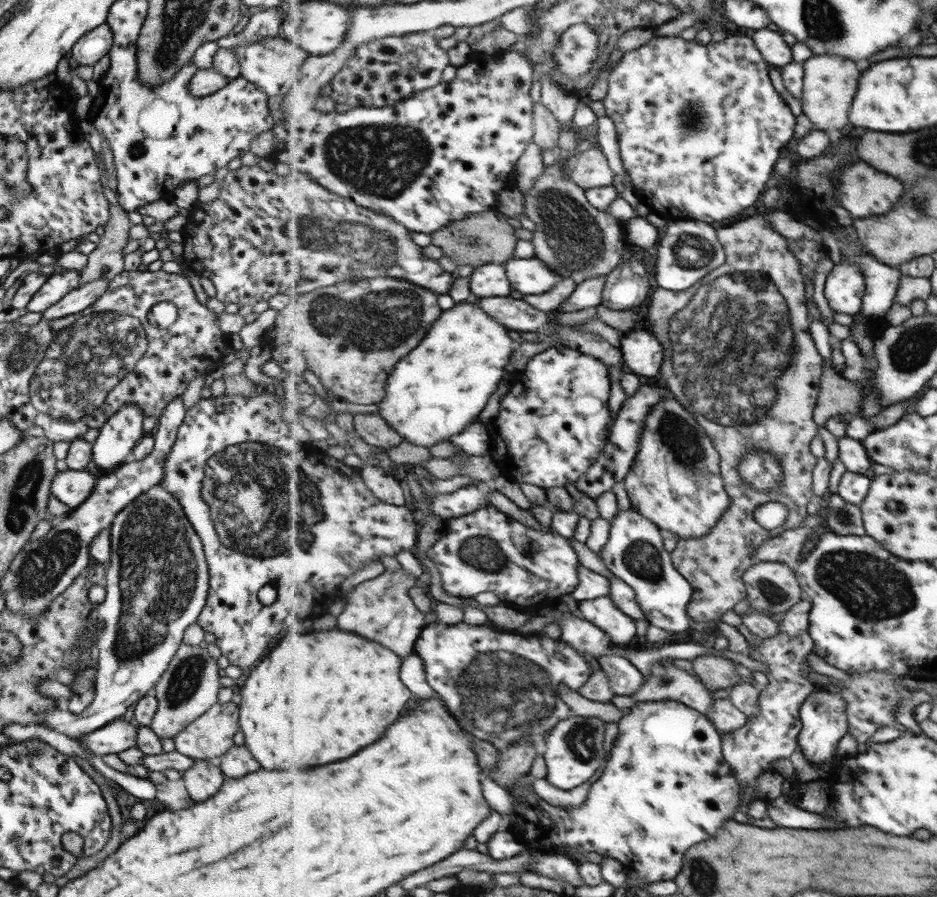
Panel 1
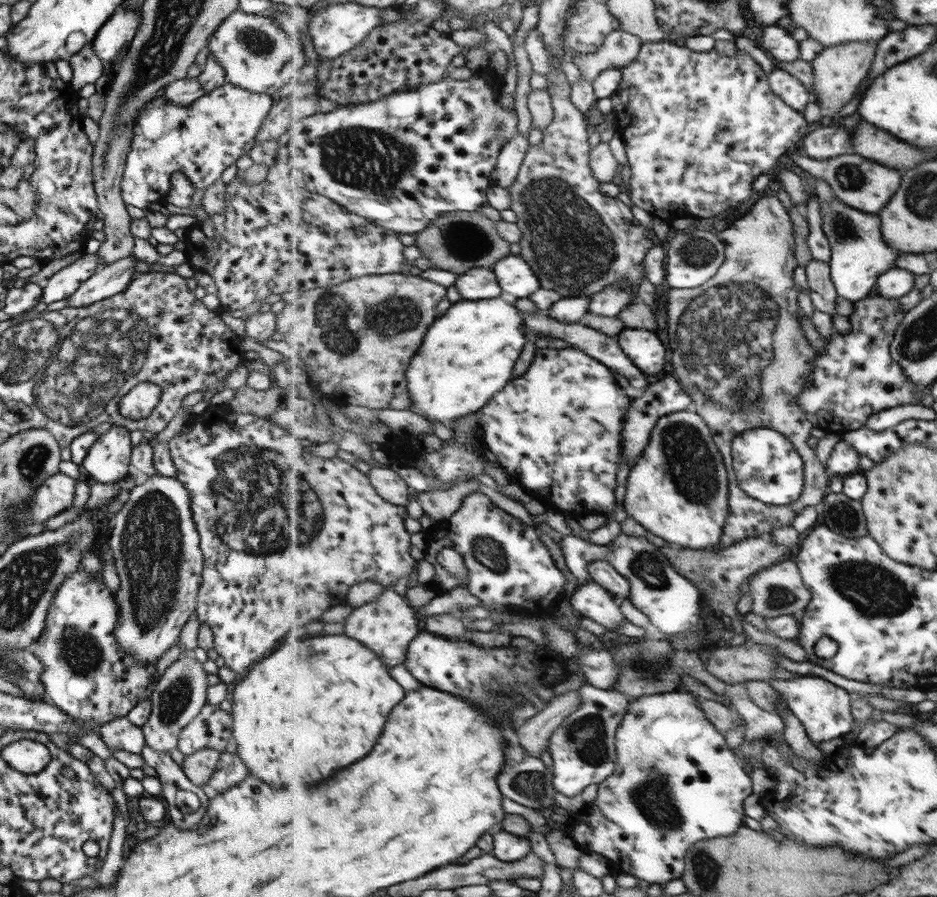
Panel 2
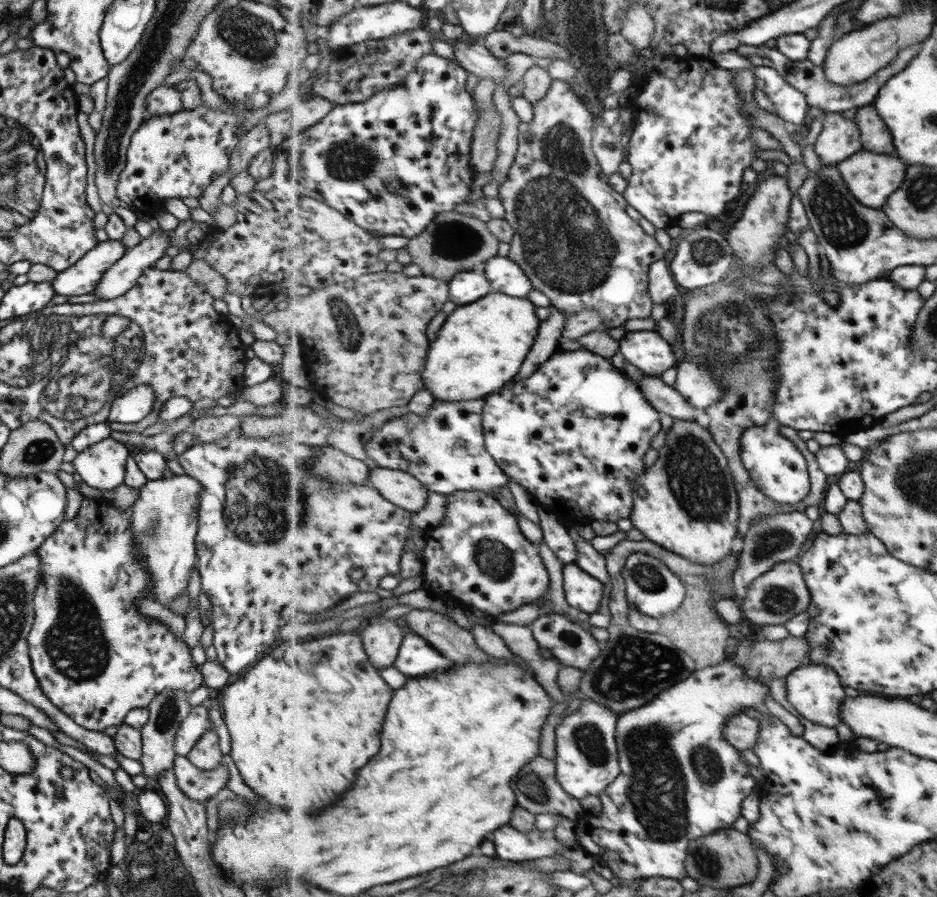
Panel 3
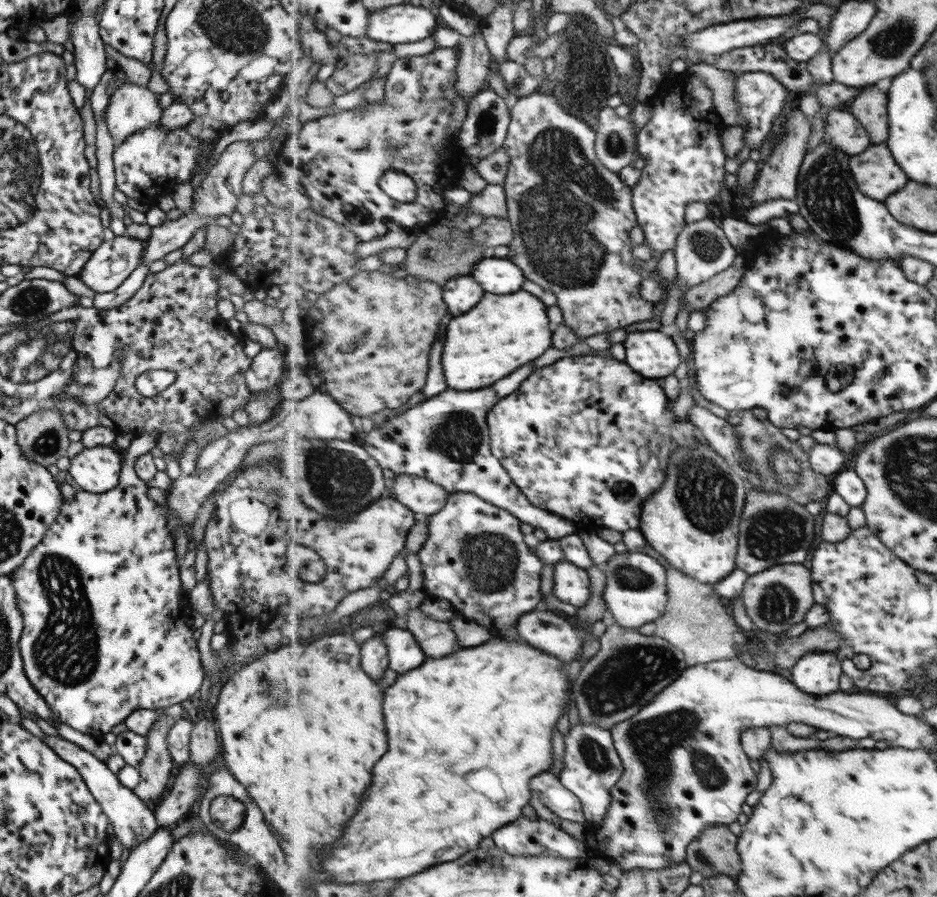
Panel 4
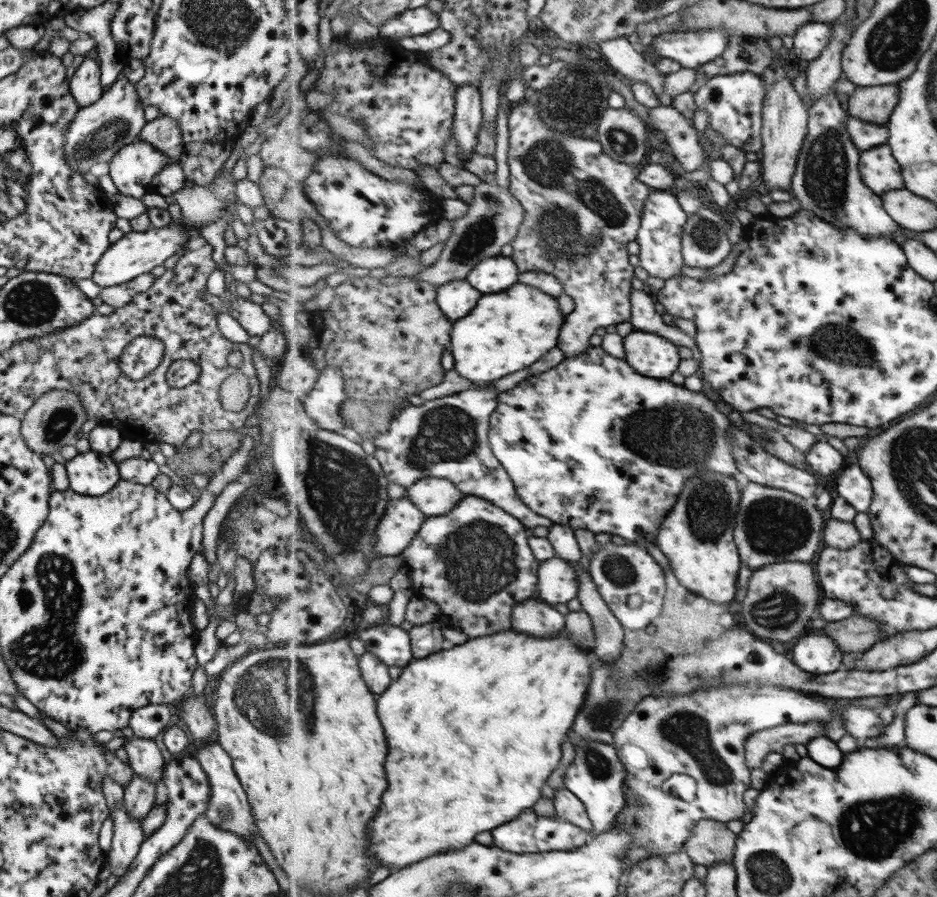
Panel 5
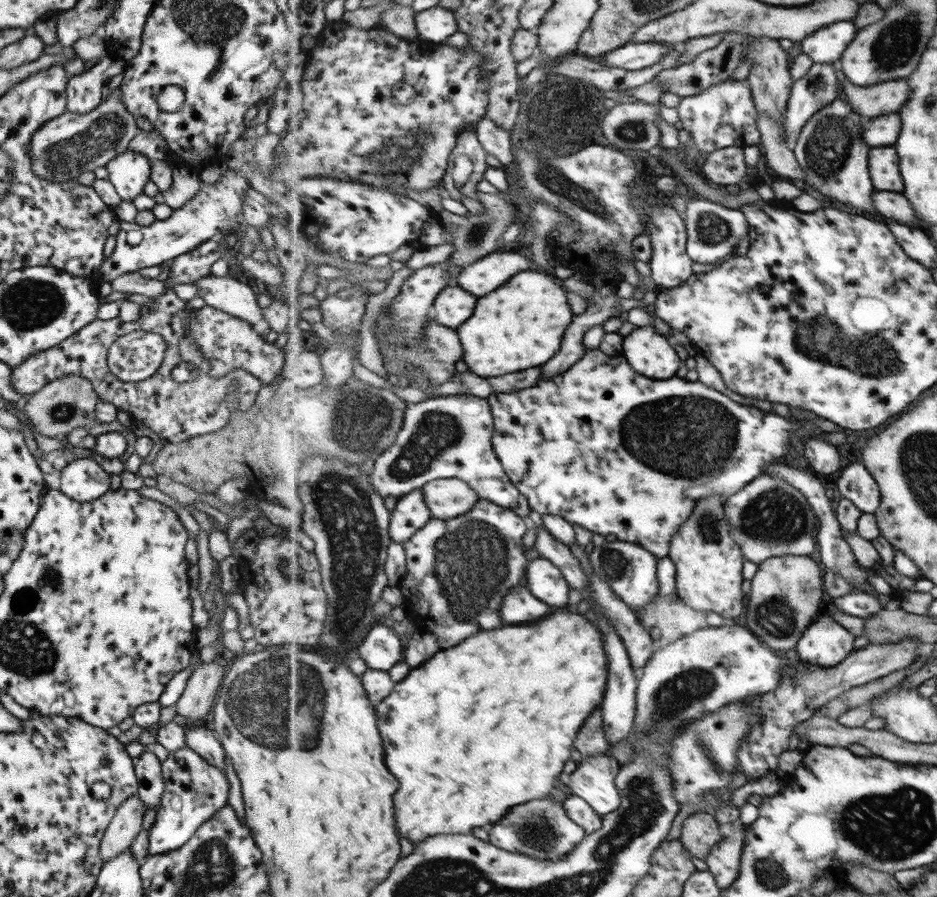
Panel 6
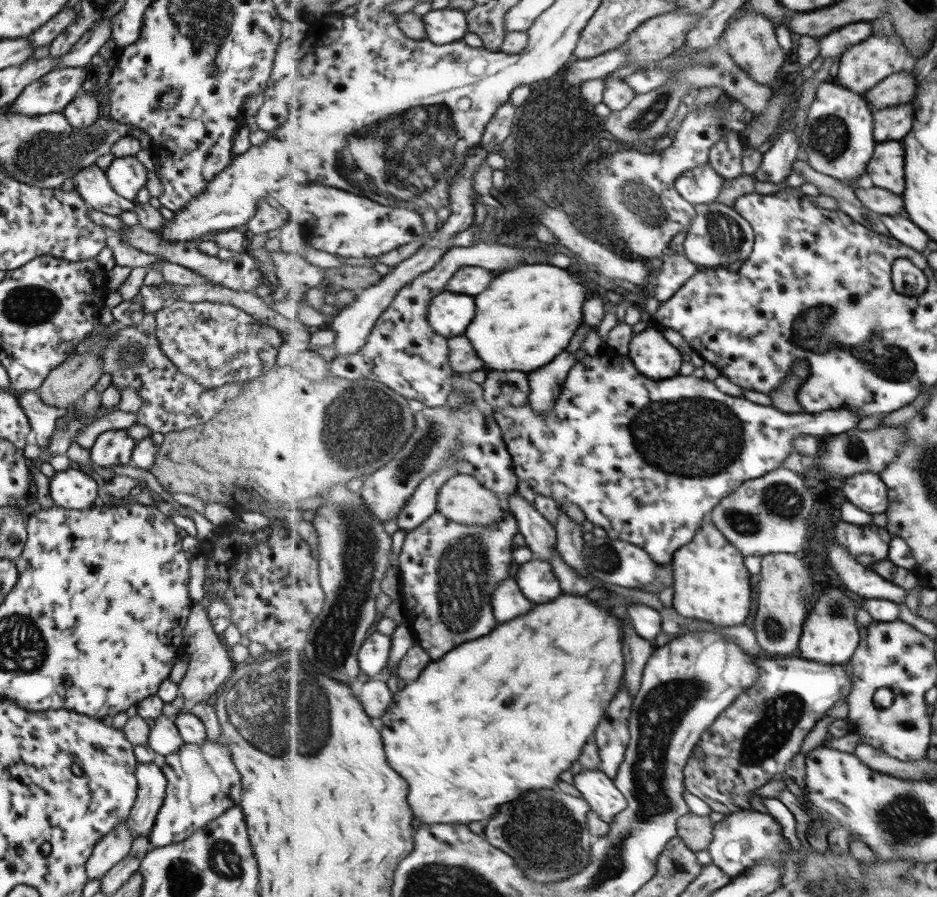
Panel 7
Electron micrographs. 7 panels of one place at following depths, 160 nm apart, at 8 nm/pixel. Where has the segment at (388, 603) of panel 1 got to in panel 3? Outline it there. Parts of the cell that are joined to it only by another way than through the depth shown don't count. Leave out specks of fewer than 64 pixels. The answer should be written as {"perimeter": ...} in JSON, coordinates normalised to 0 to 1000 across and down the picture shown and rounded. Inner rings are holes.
{"perimeter":[[[402,685],[394,690],[393,697],[384,706],[390,725],[402,745],[415,745],[422,740],[428,717],[433,710],[433,701],[424,697],[422,690],[409,690]]]}

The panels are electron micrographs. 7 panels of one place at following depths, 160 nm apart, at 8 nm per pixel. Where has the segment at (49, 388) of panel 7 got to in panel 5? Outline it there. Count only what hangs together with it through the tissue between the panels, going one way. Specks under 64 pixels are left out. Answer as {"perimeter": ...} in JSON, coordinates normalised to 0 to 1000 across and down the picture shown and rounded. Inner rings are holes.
{"perimeter":[[[61,434],[44,439],[21,466],[21,480],[27,495],[39,507],[54,507],[63,504],[69,495],[80,494],[78,486],[92,469],[92,459],[83,439]]]}

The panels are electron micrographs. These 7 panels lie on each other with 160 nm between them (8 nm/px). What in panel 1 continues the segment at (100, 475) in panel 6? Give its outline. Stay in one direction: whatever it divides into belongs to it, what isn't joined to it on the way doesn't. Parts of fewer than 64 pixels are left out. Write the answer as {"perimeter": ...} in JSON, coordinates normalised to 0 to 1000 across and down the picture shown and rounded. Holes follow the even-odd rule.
{"perimeter":[[[137,448],[105,477],[97,498],[97,514],[102,522],[120,525],[137,513],[139,502],[154,485],[150,480],[152,466],[152,457]]]}

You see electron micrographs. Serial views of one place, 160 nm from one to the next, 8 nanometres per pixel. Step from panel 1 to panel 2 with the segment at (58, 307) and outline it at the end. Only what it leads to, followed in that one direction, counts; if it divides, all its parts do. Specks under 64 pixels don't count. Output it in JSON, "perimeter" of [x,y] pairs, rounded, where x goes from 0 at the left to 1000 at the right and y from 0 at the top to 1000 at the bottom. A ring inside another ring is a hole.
{"perimeter":[[[144,285],[129,288],[125,292],[101,301],[93,312],[72,332],[72,342],[89,343],[133,324],[144,303]]]}

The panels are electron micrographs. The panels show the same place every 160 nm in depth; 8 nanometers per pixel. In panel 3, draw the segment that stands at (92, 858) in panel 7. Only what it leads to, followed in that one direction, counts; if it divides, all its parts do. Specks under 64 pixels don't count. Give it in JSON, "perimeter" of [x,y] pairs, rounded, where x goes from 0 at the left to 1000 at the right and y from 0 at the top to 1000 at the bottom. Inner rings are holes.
{"perimeter":[[[171,769],[170,774],[166,774],[163,781],[159,783],[156,792],[158,793],[157,806],[148,814],[150,823],[150,843],[146,849],[153,857],[152,863],[157,867],[158,873],[165,872],[165,866],[178,857],[184,857],[185,845],[187,836],[185,829],[187,827],[187,818],[197,802],[197,798],[202,796],[204,786],[202,786],[201,773],[196,769]]]}

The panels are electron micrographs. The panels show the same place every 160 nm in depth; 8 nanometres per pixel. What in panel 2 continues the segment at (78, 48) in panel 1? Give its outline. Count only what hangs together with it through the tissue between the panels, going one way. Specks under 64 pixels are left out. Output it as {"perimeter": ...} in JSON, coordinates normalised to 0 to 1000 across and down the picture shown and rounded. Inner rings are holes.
{"perimeter":[[[132,7],[125,8],[118,19],[112,22],[107,32],[101,37],[98,55],[106,67],[116,69],[126,62],[126,58],[137,51],[143,41],[144,35],[150,23],[150,13],[146,10],[137,10]]]}

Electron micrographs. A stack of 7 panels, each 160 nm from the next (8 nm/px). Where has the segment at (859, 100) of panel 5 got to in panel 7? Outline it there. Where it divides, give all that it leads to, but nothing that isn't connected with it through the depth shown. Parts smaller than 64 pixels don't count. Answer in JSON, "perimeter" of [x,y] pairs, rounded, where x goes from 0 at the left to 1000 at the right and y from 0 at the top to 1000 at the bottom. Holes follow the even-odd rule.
{"perimeter":[[[962,79],[945,87],[935,98],[923,104],[932,124],[972,115],[979,105],[980,89],[974,80]]]}

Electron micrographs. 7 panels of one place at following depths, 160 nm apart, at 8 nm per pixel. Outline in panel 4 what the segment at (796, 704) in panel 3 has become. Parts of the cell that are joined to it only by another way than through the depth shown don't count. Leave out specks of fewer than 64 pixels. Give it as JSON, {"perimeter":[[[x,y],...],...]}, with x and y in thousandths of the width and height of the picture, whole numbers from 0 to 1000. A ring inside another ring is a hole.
{"perimeter":[[[885,726],[859,729],[843,746],[844,758],[872,778],[895,771],[895,756],[900,750],[896,734]]]}

